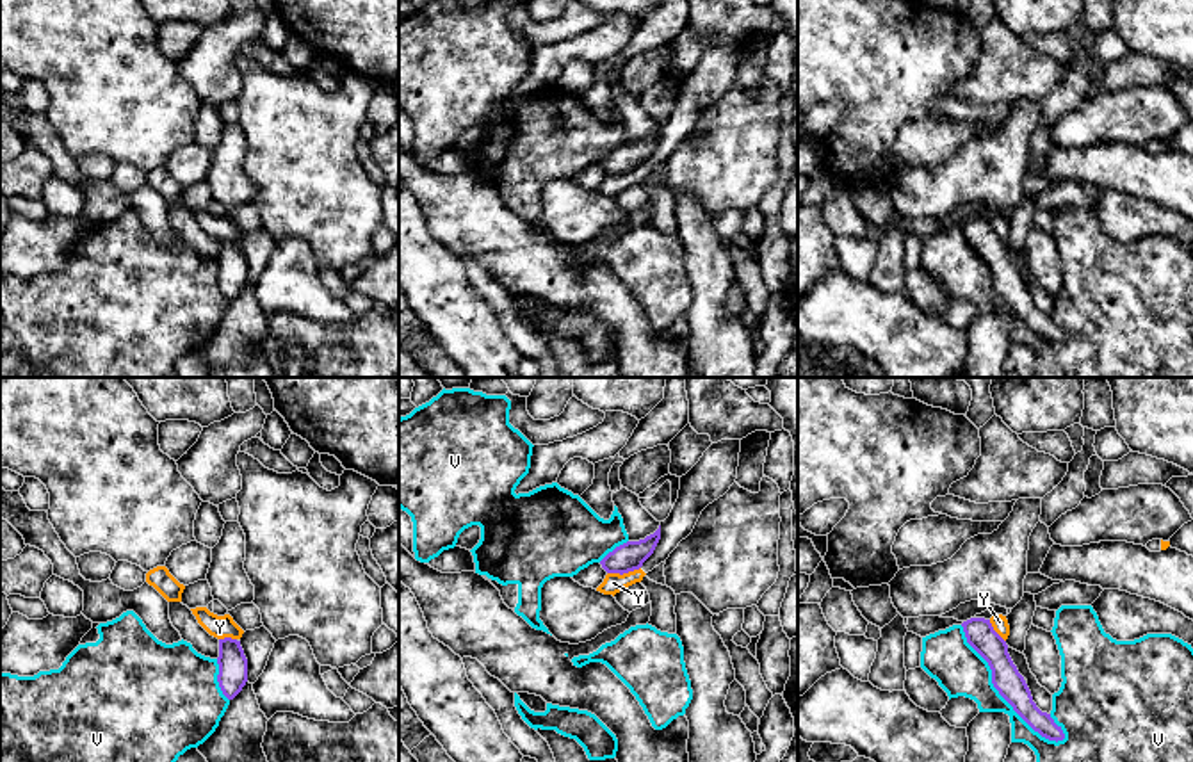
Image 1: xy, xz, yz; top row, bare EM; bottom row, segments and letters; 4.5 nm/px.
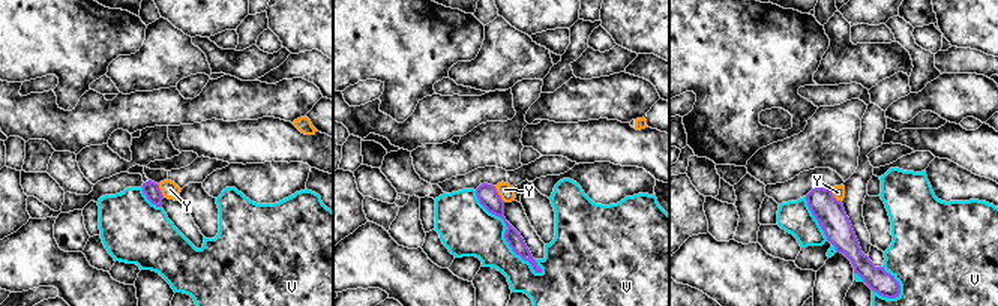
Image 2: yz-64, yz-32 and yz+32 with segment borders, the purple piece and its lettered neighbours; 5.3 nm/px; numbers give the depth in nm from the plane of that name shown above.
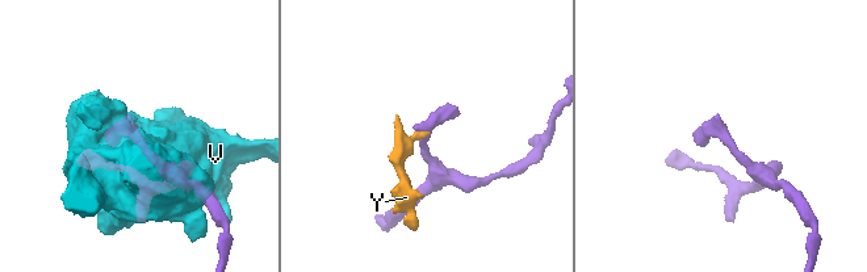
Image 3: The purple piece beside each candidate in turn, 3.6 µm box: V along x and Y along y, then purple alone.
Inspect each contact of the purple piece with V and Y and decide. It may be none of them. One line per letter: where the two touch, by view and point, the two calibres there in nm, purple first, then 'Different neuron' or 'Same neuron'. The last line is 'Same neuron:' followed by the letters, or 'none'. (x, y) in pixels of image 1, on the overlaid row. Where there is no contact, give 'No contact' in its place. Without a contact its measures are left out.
V: Touches purple at yz (998, 689). Thickness 130 nm (purple) against 220 nm. Different neuron
Y: Touches purple at xz (624, 572). Thickness 130 nm (purple) against 90 nm. Different neuron
Same neuron: none

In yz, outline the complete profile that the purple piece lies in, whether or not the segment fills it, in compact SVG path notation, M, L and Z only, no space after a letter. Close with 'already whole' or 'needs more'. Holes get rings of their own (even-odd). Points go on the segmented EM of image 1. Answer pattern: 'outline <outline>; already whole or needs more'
outline M970 618L962 623L967 643L988 662L992 684L1013 710L1042 737L1063 741L1061 726L1051 714L1042 712L1033 701L1031 691L1013 664L1006 641L994 630L990 620Z; already whole

